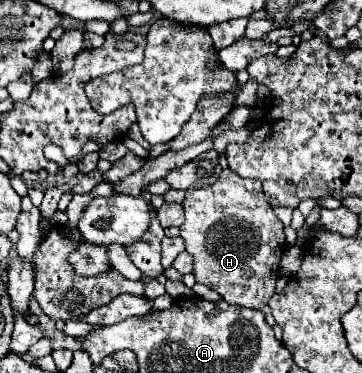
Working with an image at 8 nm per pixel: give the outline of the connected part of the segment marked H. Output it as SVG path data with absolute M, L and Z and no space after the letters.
M224 169L214 185L200 189L186 189L184 199L186 221L180 225L180 237L186 243L186 251L194 257L194 277L198 283L214 289L226 303L238 307L252 307L268 313L268 299L274 295L274 283L278 279L278 265L282 249L286 249L282 221L274 215L272 205L262 193L262 183L256 179L242 179L234 171Z

